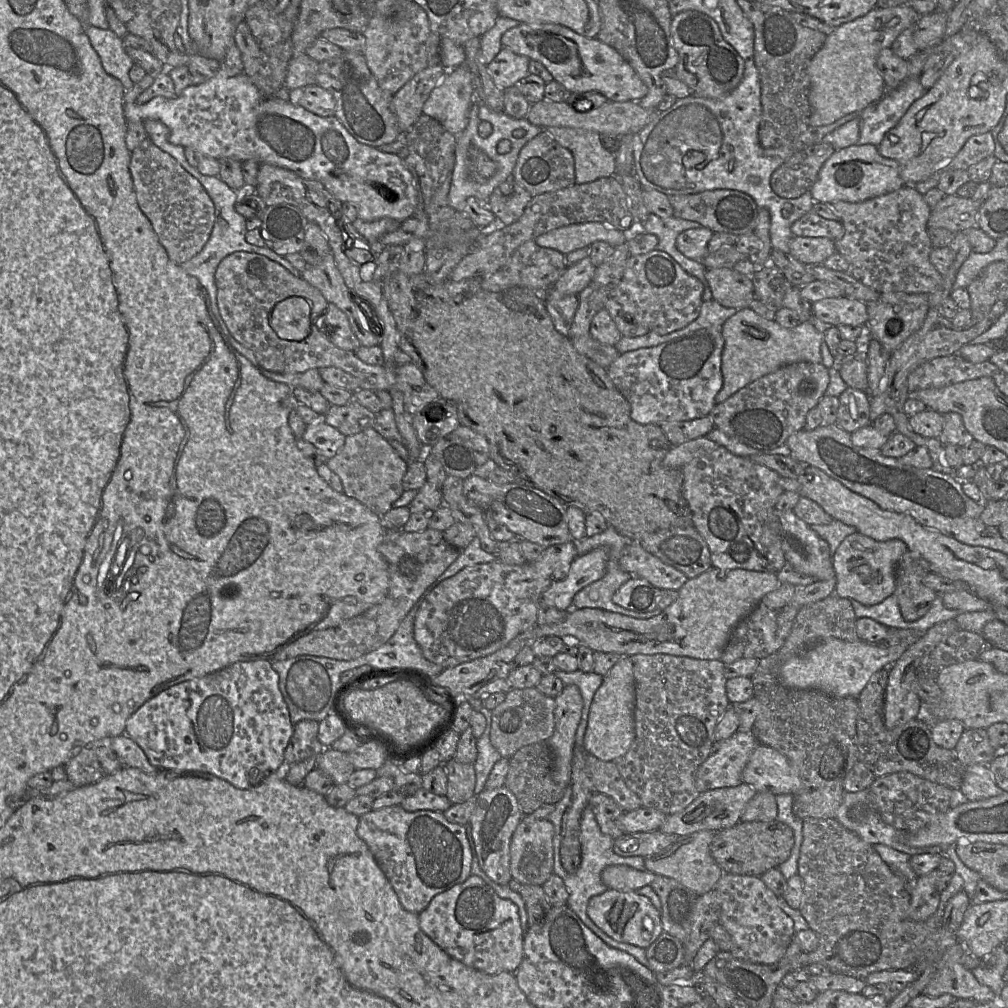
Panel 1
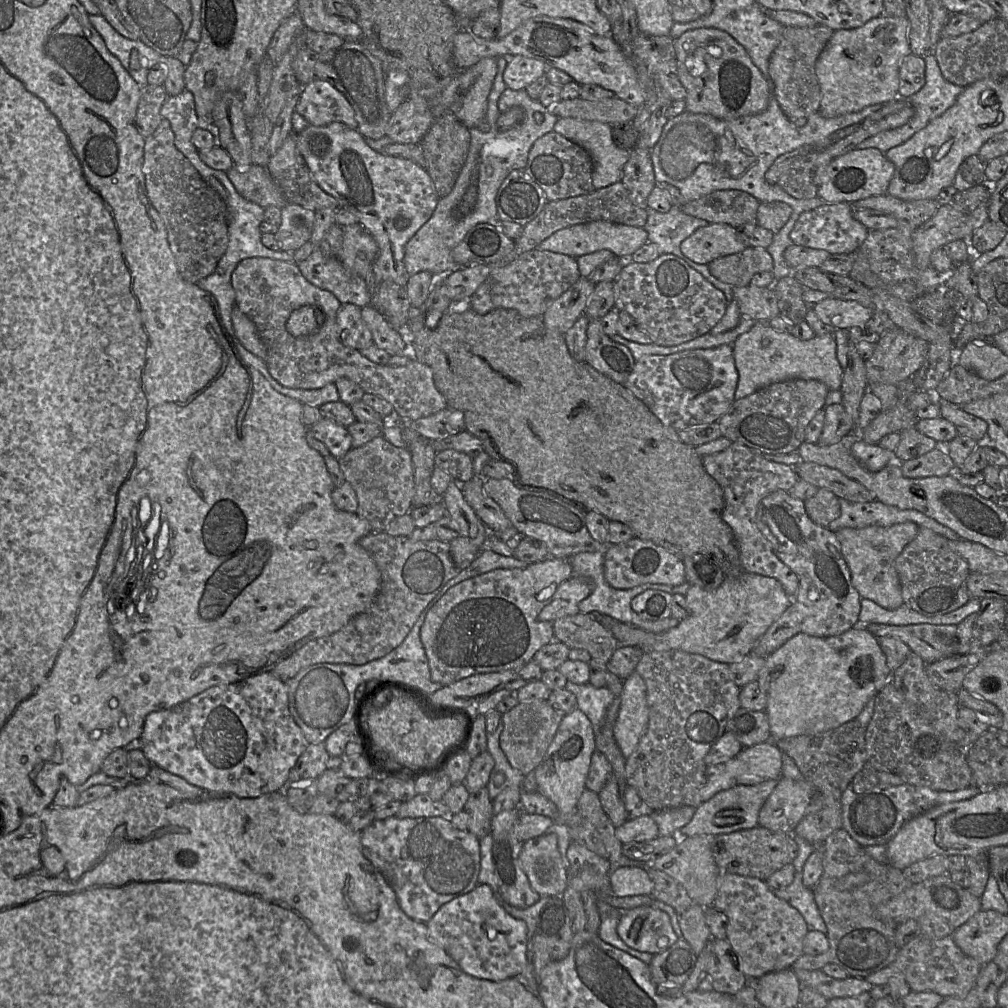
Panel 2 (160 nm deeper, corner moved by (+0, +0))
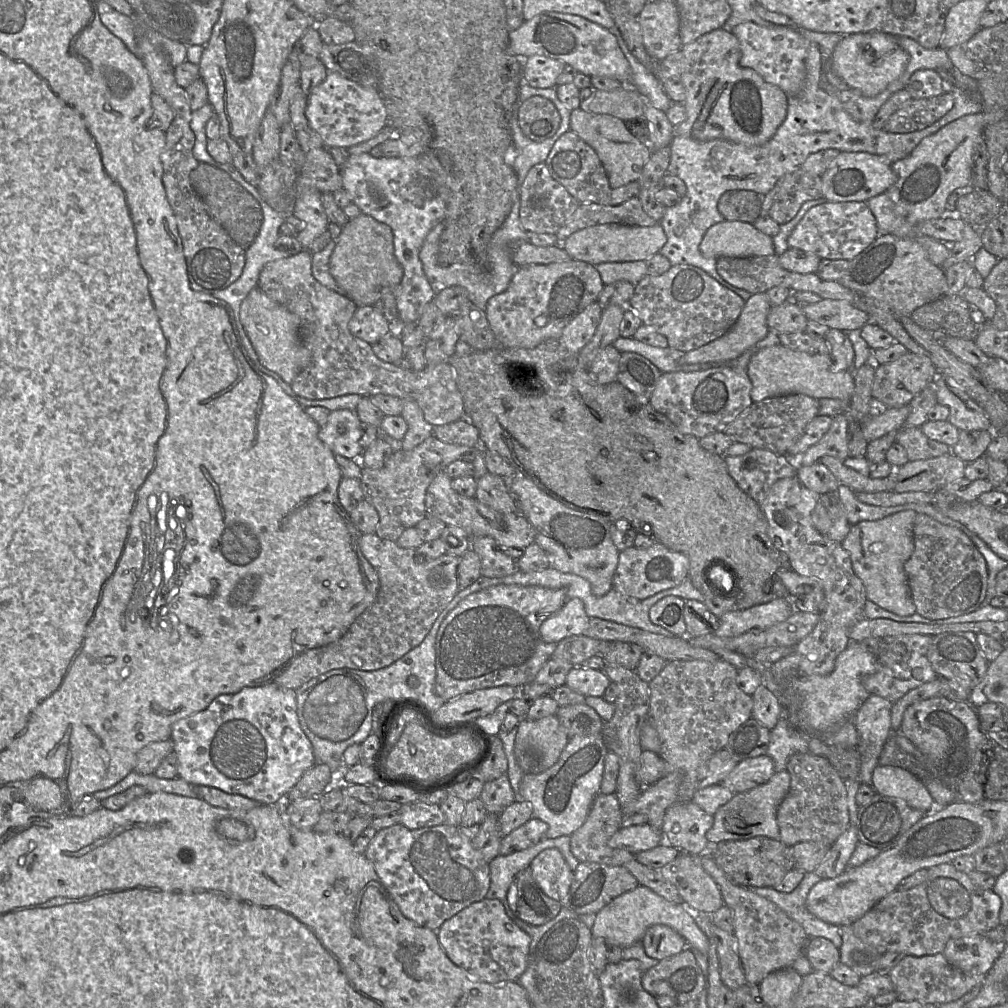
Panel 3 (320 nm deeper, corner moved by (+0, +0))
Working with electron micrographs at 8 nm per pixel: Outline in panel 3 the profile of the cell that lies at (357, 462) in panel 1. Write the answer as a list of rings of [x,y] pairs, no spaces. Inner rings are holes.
[[[430,436],[414,449],[394,451],[380,469],[362,467],[361,487],[364,499],[374,506],[379,523],[375,534],[381,539],[397,542],[403,531],[416,525],[427,516],[425,496],[427,488],[440,471],[457,460],[472,462],[481,447],[468,447],[445,443]]]

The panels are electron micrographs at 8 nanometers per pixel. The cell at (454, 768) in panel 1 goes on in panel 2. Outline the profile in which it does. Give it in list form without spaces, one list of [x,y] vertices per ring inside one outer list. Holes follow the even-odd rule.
[[[486,787],[477,792],[469,793],[463,811],[469,815],[469,832],[478,839],[482,839],[490,833],[494,809],[493,800],[489,797]]]

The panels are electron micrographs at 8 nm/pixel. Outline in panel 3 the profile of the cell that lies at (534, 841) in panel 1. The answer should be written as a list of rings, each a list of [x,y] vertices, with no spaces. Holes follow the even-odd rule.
[[[558,849],[541,851],[532,860],[529,869],[545,895],[558,902],[566,899],[573,881],[573,871]]]

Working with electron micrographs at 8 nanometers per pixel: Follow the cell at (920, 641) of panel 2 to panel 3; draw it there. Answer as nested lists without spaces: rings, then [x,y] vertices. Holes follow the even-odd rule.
[[[947,631],[936,634],[927,658],[938,676],[974,689],[983,680],[989,661],[974,632]]]

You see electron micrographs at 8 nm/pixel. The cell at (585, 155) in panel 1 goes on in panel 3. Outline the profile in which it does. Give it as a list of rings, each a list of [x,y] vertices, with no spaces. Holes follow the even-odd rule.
[[[580,108],[572,110],[570,131],[576,133],[597,153],[612,188],[638,181],[653,151],[649,143],[640,141],[630,133],[625,121],[608,114],[586,112]]]

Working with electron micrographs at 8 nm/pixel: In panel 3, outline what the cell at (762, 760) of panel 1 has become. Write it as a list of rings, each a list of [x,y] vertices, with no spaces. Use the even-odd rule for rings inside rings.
[[[763,754],[740,761],[721,784],[733,793],[744,792],[764,784],[774,773],[772,758]]]

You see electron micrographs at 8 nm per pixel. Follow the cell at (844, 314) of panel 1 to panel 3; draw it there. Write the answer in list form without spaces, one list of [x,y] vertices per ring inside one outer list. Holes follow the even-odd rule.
[[[822,299],[818,303],[802,306],[802,309],[808,320],[816,321],[830,329],[849,331],[872,323],[865,311],[847,301]]]

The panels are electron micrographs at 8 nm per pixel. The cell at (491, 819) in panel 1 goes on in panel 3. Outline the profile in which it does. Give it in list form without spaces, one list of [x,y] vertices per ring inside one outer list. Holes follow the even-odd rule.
[[[529,867],[515,875],[506,897],[512,913],[533,926],[554,919],[562,908],[560,902],[545,895],[538,887]]]

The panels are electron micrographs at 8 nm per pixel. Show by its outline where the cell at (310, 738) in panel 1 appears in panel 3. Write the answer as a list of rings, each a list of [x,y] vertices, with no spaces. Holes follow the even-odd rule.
[[[315,763],[287,793],[289,801],[316,797],[331,787],[331,770],[328,765]]]

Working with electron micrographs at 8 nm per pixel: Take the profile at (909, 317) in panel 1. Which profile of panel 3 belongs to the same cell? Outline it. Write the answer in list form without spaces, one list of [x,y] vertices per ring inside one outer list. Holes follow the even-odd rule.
[[[908,351],[895,361],[875,368],[872,397],[888,408],[908,405],[937,377],[937,369],[927,357]]]

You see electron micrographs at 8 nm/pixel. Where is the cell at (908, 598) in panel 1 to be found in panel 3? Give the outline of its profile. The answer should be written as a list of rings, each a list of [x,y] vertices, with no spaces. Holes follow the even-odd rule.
[[[917,513],[913,525],[914,551],[904,564],[916,613],[931,619],[969,614],[982,607],[987,595],[988,568],[972,540],[957,528]]]

